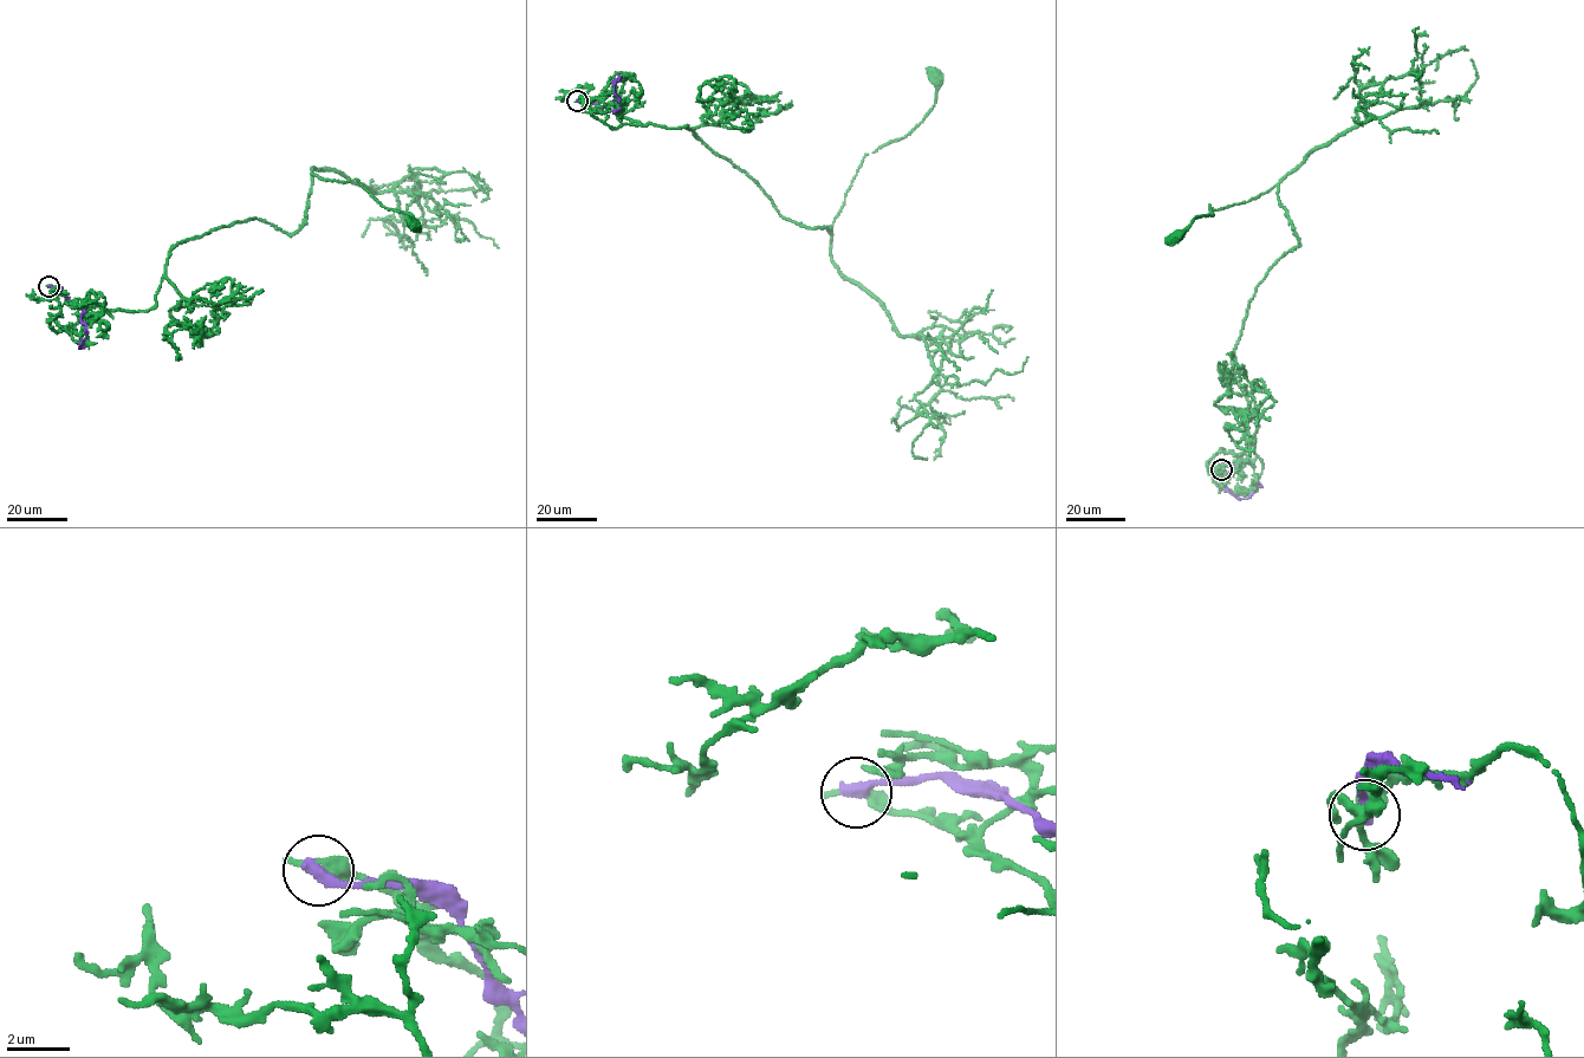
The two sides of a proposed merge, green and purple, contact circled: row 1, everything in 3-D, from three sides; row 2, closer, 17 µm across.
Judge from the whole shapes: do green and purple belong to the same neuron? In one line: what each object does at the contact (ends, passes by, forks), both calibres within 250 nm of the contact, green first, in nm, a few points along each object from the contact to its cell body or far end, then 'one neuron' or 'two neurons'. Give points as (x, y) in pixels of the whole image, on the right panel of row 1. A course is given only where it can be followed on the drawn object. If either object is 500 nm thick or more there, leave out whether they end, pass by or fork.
green passes by | purple ends | 260/440 nm | green via (1221, 468), (1239, 465), (1257, 427), (1233, 362), (1248, 304), (1299, 240), (1277, 185), (1211, 205), (1176, 239) | purple via (1221, 468), (1221, 465), (1237, 466), (1232, 467), (1225, 484), (1238, 498), (1247, 499), (1257, 484), (1260, 487) | two neurons

